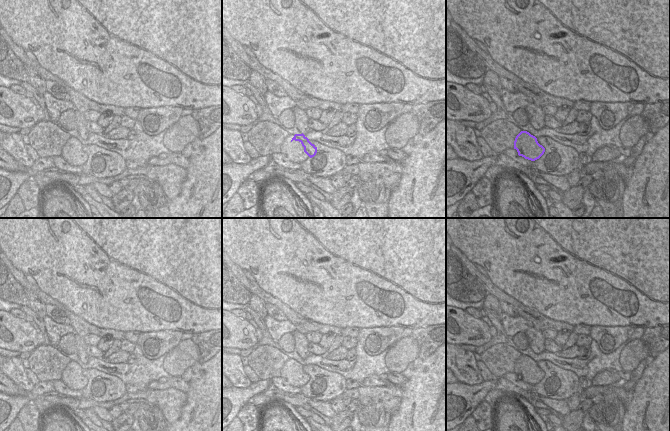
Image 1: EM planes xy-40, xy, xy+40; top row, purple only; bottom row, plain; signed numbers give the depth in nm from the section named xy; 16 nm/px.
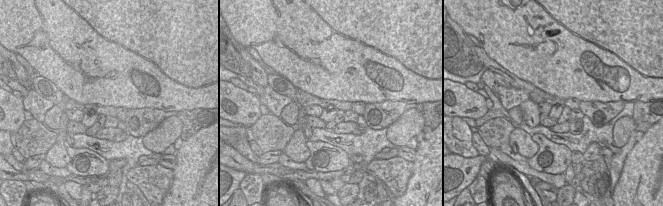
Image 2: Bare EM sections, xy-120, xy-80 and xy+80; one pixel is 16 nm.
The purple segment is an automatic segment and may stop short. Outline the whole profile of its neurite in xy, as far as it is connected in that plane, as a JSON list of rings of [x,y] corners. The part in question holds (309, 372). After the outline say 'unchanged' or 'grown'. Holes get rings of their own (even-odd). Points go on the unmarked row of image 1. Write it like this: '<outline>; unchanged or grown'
[[[295,358],[288,371],[293,387],[306,387],[317,377],[317,371],[302,358]]]; grown

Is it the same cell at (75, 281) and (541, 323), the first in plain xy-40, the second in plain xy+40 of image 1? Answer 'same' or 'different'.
different

